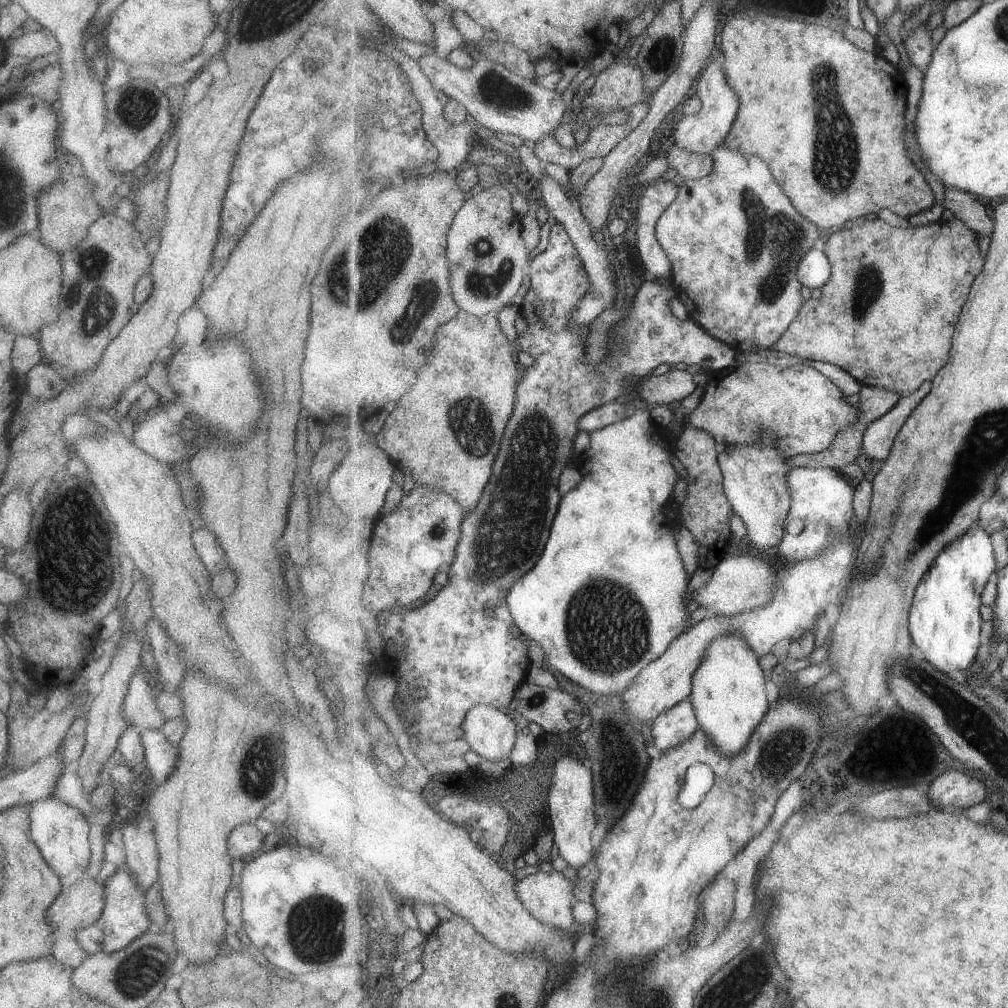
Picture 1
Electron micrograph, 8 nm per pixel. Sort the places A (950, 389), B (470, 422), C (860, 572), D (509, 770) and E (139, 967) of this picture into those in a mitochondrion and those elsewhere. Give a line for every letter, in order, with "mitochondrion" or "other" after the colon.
A: other
B: mitochondrion
C: other
D: other
E: mitochondrion

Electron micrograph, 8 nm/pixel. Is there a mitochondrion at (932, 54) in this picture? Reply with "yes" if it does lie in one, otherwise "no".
no

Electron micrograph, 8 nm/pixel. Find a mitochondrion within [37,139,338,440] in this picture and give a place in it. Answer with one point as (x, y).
(98, 307)

